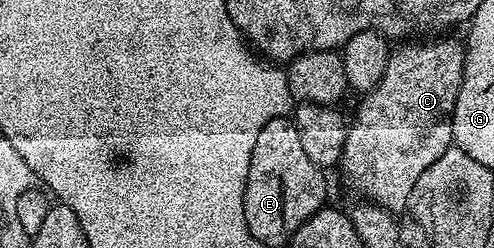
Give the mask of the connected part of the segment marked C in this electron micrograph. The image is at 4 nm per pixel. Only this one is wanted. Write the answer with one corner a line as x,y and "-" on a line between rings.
424,38
419,42
404,42
393,51
390,62
386,66
386,74
382,74
382,82
378,82
378,86
374,86
372,92
367,93
363,97
364,100
356,108
356,121
348,124
348,133
346,134
346,142
342,150
342,158
338,165
339,171
344,171
344,176
348,179
348,184
365,200
371,200
372,203
382,206
387,212
400,214
408,207
408,199
414,190
414,182
418,182
418,178
422,178
424,171
429,166
434,166
434,162
438,162
438,158
442,158
442,154
446,154
448,148
453,147
452,139
452,115
454,114
454,106
458,102
458,90
464,81
464,50
465,45
460,44
456,40
444,40
448,38

